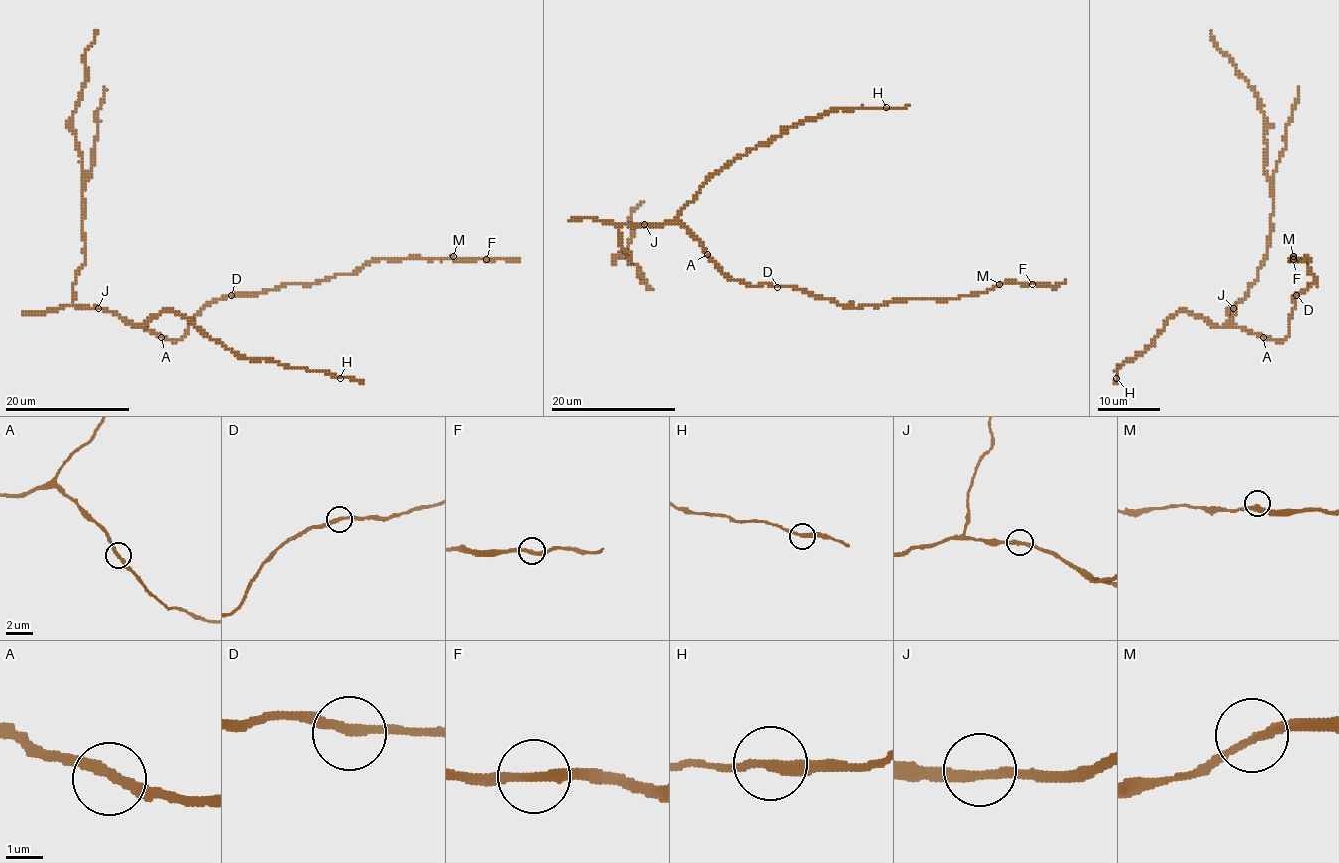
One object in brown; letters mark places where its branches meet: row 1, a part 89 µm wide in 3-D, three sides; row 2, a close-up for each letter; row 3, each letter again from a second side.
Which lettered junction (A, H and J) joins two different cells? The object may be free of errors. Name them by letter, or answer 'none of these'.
none of these

